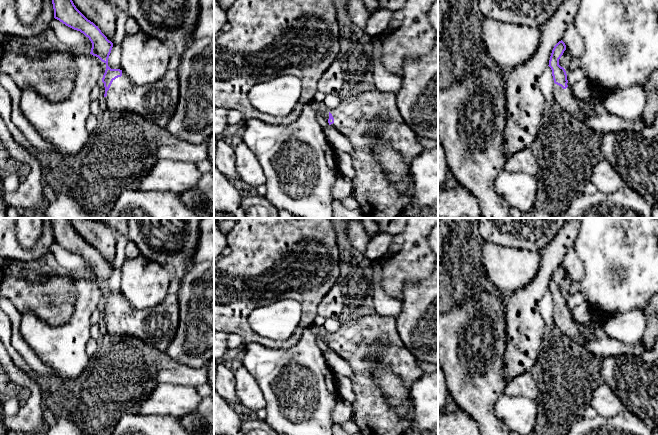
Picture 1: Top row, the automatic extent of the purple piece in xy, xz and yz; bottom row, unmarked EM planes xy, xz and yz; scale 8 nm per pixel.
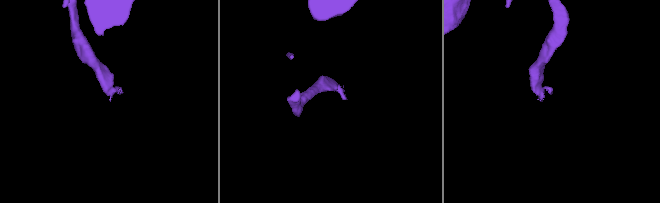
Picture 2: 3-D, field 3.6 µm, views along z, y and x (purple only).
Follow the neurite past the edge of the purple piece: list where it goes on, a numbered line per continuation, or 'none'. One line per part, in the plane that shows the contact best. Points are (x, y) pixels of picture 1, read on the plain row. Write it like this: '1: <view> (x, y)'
1: xy (157, 326)

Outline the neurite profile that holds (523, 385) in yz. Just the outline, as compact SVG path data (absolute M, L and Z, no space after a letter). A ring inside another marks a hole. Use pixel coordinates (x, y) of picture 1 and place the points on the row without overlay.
M524 372L506 383L504 394L512 397L526 397L536 400L539 395L537 382L532 374Z

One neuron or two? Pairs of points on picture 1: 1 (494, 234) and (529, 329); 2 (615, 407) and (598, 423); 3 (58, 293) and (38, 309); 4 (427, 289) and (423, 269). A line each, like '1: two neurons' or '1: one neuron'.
1: two neurons
2: two neurons
3: one neuron
4: two neurons

